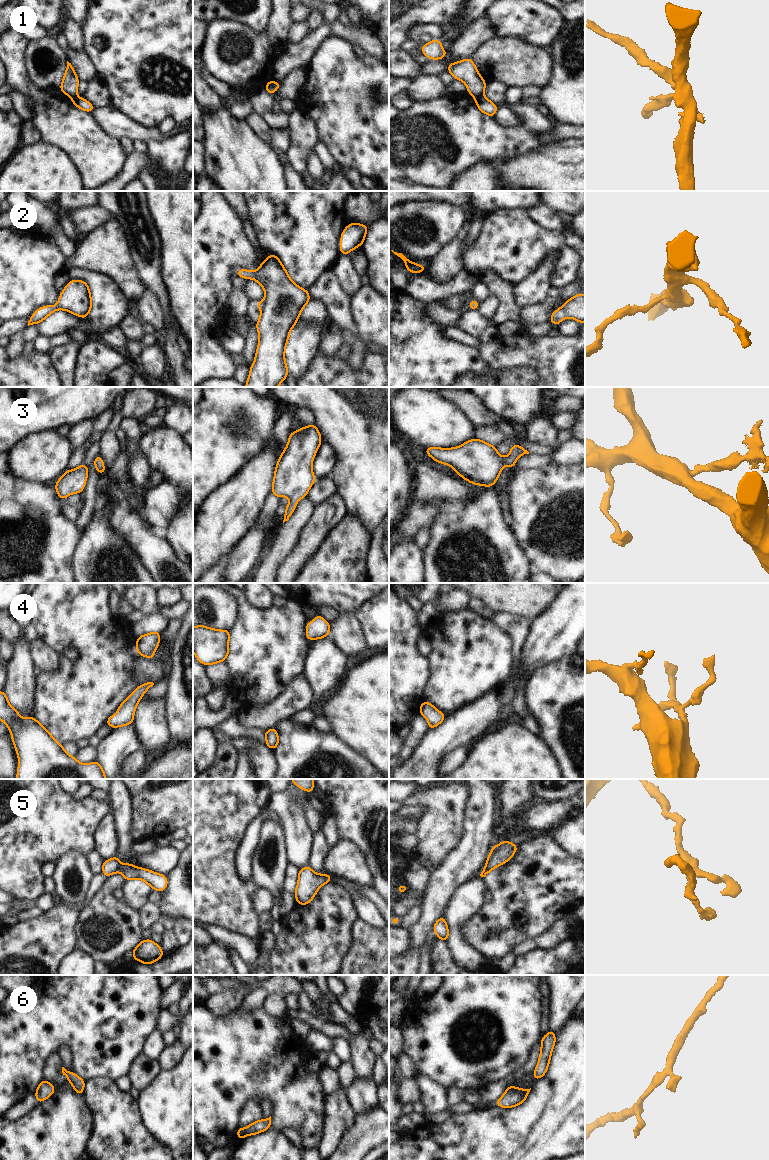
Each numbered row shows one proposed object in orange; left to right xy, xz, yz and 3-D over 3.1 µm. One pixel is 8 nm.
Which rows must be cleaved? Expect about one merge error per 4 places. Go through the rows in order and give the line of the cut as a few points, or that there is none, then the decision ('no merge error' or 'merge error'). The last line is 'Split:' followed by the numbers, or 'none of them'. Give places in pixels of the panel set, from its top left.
1: yz (482, 93), (475, 98) | merge error
2: no cut | no merge error
3: no cut | no merge error
4: no cut | no merge error
5: no cut | no merge error
6: no cut | no merge error
Split: 1

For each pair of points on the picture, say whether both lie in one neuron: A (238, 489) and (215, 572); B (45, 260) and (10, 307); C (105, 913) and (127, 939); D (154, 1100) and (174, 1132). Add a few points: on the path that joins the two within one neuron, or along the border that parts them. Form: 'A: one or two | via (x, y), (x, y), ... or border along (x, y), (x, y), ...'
A: two | border along (230, 550), (204, 572)
B: one | via (33, 272), (10, 295)
C: one | via (111, 919), (121, 932)
D: one | via (162, 1108), (173, 1119), (174, 1124)

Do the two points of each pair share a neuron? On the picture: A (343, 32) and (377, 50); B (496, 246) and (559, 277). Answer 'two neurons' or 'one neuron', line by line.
A: one neuron
B: one neuron

